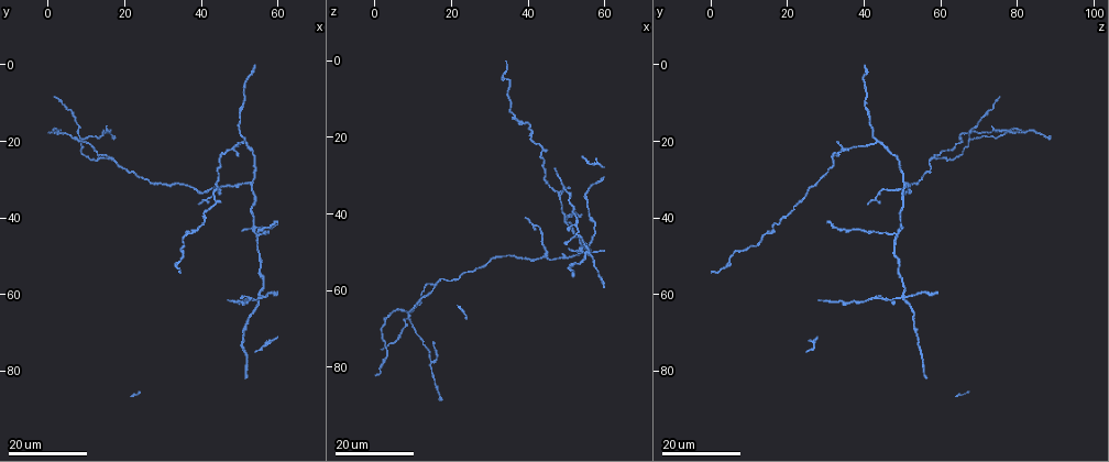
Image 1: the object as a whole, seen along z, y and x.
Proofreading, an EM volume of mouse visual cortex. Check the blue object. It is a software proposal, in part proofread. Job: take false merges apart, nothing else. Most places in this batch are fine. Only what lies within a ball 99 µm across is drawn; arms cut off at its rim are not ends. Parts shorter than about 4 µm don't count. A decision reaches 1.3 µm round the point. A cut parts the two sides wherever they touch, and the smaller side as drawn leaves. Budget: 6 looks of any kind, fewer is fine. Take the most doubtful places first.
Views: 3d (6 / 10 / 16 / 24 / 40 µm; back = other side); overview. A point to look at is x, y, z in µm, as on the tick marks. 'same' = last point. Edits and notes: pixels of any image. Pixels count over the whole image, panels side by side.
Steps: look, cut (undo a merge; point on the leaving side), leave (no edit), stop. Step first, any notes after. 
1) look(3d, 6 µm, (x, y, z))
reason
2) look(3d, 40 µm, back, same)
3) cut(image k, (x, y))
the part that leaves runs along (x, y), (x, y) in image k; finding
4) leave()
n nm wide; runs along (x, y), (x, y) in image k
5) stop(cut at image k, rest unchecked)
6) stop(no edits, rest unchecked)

look(3d, 24 µm, (8.5, 20.0, 67.5))
arms part here

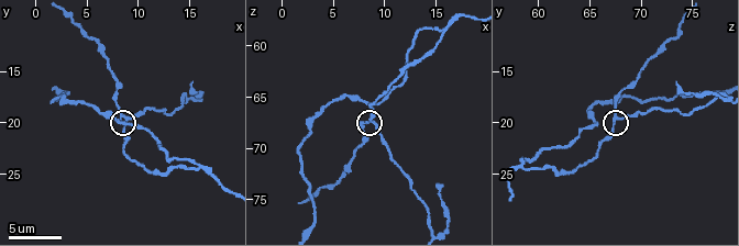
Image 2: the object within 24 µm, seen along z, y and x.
look(3d, 6 µm, (8.8, 19.2, 67.2))
zoom in

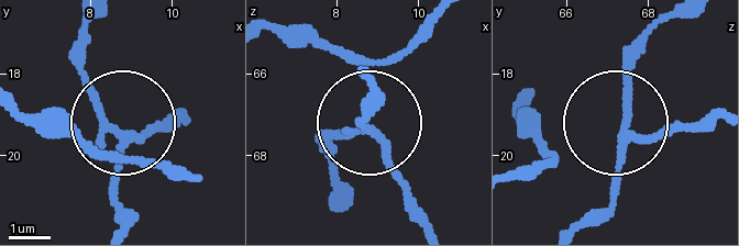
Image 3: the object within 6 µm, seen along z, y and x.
leave()
side arm 17 µm; runs along (119, 225), (119, 138), (77, 36) in image 3; all the same neuron

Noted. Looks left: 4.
look(3d, 16 µm, (53.5, 42.5, 50.5))
three arms meet

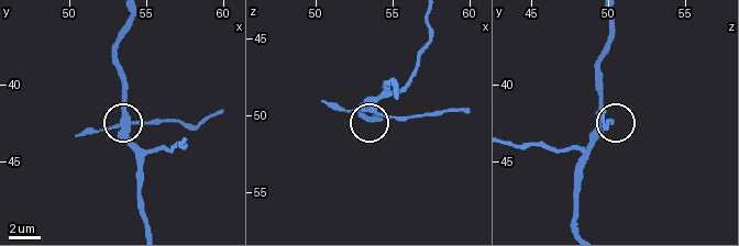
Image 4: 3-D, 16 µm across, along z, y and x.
look(3d, 6 µm, (54.0, 42.4, 49.8))

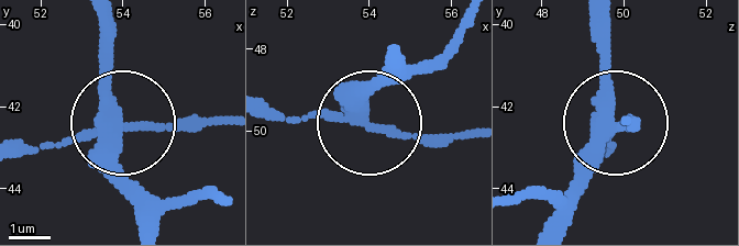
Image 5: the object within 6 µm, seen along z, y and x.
cut(image 5, (178, 124))
300 nm wide; the part that leaves runs along (117, 132), (218, 121) in image 5; a second neuron is stuck on

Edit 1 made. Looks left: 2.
stop(cut at image 5, rest unchecked)

